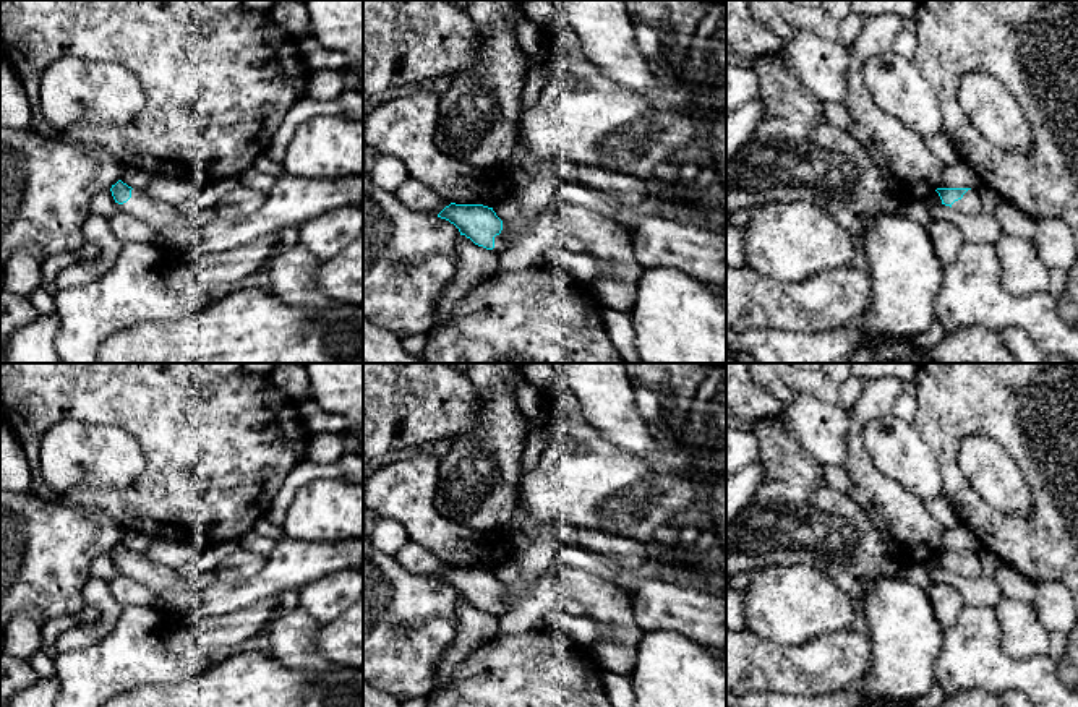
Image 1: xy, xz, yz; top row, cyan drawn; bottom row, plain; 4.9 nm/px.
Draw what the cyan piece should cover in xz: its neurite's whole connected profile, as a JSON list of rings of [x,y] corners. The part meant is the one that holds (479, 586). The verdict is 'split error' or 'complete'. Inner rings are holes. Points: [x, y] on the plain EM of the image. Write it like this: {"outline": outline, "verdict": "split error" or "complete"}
{"outline": [[[451,566],[438,581],[454,587],[460,598],[465,598],[475,608],[493,613],[498,618],[507,613],[514,603],[530,590],[528,585],[517,598],[507,598],[503,593],[503,584],[496,579],[493,571],[483,568]]], "verdict": "split error"}

